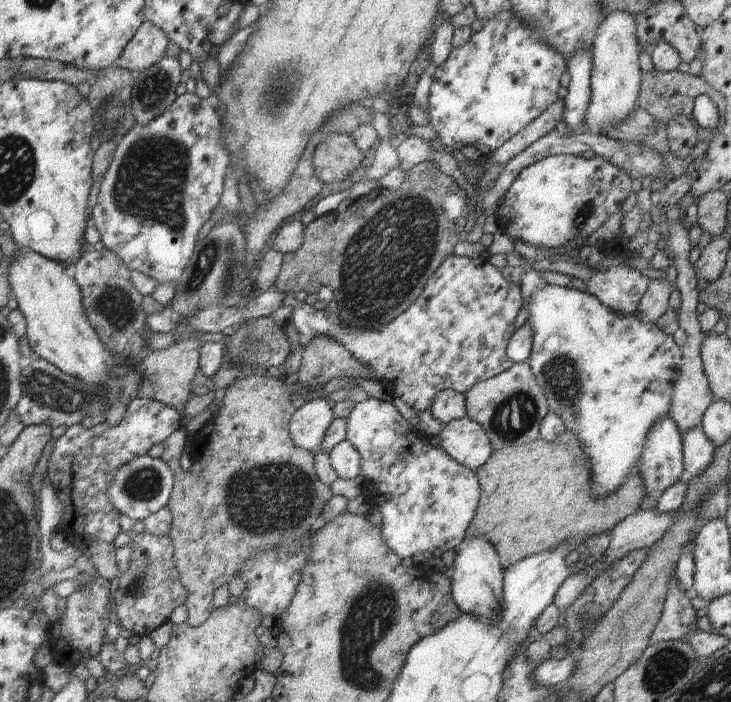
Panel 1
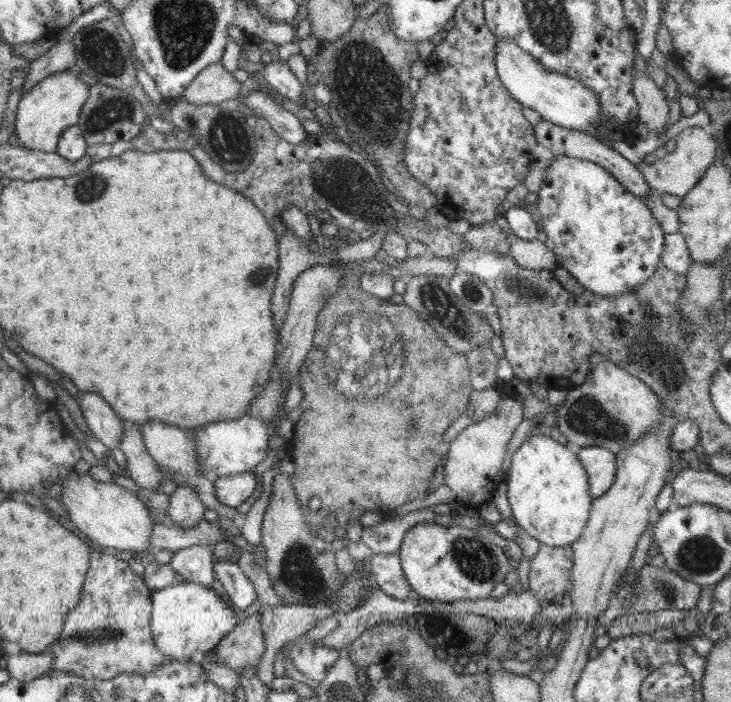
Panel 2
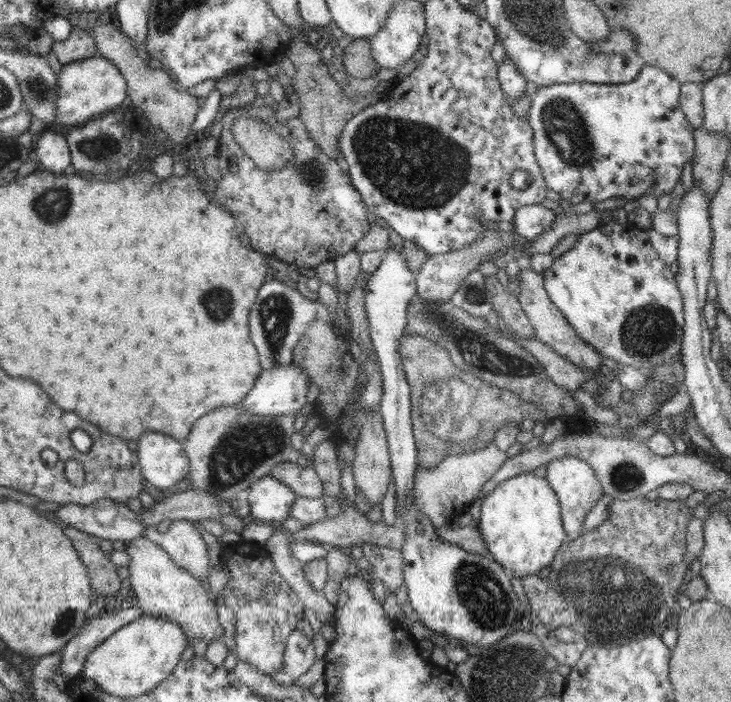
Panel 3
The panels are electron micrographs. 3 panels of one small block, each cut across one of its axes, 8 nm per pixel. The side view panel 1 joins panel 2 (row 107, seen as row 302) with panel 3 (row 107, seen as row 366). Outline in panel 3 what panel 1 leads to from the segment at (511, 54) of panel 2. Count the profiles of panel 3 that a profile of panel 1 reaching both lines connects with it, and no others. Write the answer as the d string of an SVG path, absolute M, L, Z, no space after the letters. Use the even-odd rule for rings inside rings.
M645 65L637 73L634 80L620 84L596 84L591 82L573 82L562 84L551 84L550 86L538 87L531 97L531 107L528 111L528 125L532 127L534 139L534 152L539 162L542 176L547 188L560 194L563 201L568 200L572 205L584 202L584 200L595 200L602 202L608 198L625 198L626 201L638 200L643 194L654 194L660 198L663 194L670 194L674 186L681 179L682 168L688 160L693 160L695 155L695 140L693 139L694 127L692 127L686 116L680 109L679 96L681 82L678 82L670 73L660 68Z

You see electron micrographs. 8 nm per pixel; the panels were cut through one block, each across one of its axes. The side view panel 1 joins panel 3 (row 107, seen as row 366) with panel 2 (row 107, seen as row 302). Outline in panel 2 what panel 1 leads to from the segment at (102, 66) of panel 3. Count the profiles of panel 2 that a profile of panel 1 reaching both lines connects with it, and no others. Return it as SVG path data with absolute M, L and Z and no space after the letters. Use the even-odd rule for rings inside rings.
M76 70L52 73L24 93L16 110L14 134L28 150L54 152L66 128L77 125L80 112L89 97L89 87L78 77Z

